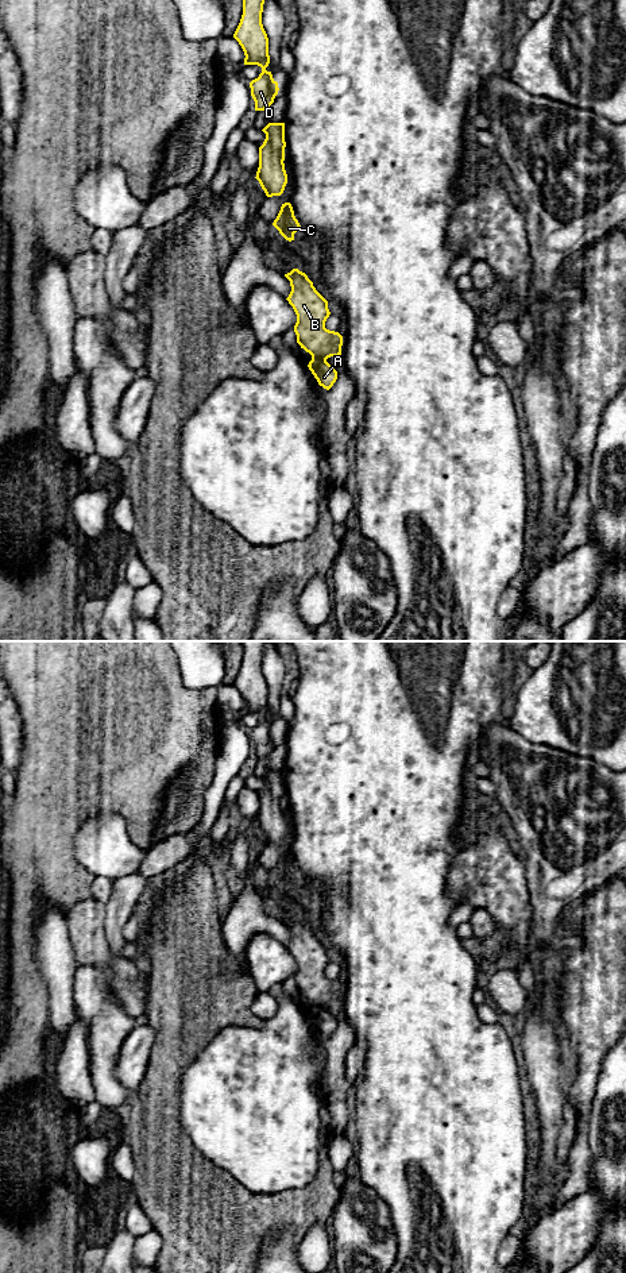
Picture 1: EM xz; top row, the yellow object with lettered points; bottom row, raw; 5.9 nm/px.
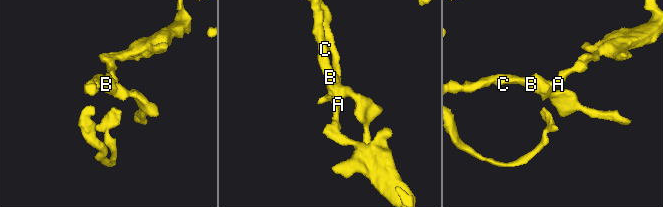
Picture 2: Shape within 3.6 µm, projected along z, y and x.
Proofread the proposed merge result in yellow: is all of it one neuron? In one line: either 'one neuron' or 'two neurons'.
two neurons

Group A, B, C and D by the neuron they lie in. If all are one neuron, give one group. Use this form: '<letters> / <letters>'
A / B C D

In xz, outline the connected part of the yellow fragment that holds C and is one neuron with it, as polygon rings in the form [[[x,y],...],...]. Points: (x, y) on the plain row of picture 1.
[[[290,850],[282,852],[281,859],[273,873],[286,888],[294,888],[294,882],[301,876],[301,873],[294,864],[294,859]]]

